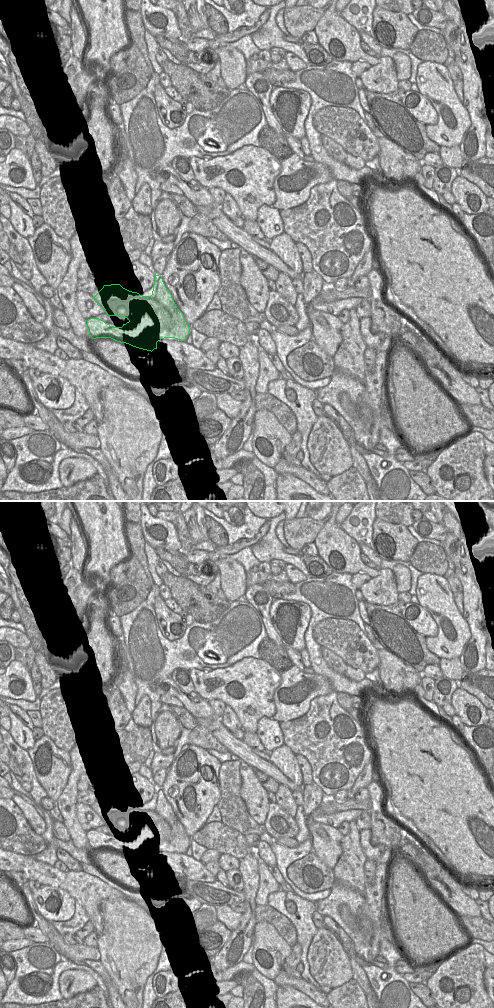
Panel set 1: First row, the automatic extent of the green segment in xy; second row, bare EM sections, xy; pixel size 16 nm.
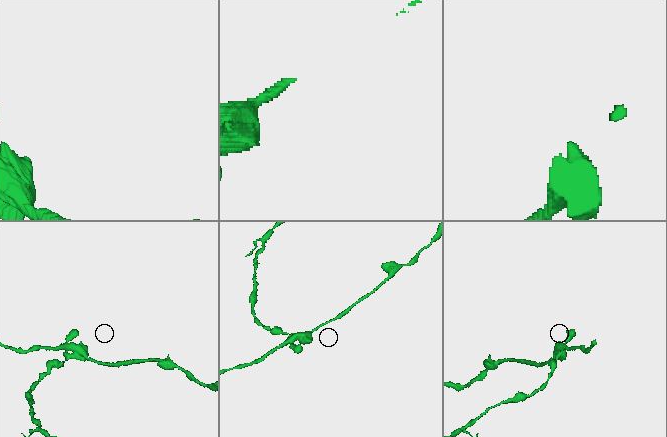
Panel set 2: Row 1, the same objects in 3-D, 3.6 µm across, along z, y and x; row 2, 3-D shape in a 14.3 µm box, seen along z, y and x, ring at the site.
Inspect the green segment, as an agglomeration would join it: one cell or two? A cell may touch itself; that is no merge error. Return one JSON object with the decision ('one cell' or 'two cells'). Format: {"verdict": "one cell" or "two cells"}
{"verdict": "two cells"}

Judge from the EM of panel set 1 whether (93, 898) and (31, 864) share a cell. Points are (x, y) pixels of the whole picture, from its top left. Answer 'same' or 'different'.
same

